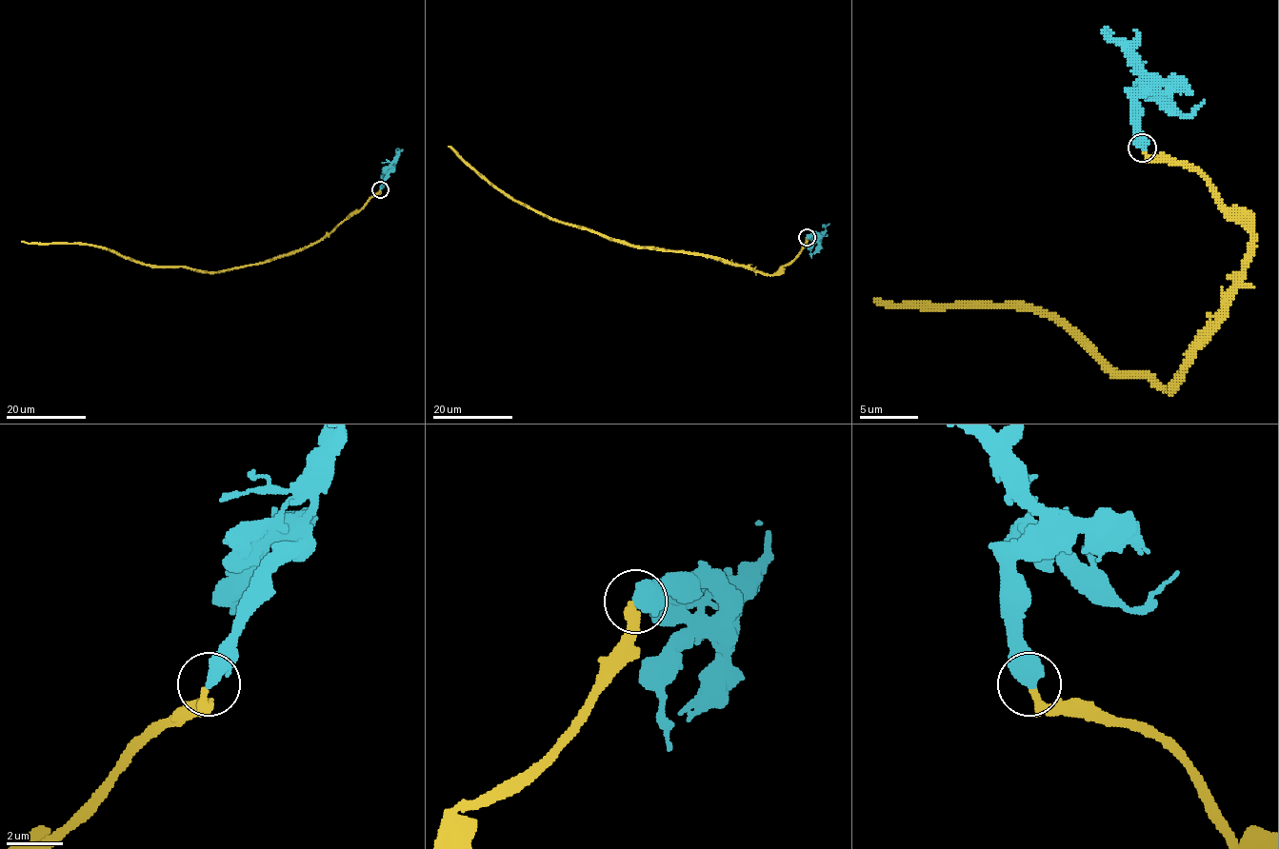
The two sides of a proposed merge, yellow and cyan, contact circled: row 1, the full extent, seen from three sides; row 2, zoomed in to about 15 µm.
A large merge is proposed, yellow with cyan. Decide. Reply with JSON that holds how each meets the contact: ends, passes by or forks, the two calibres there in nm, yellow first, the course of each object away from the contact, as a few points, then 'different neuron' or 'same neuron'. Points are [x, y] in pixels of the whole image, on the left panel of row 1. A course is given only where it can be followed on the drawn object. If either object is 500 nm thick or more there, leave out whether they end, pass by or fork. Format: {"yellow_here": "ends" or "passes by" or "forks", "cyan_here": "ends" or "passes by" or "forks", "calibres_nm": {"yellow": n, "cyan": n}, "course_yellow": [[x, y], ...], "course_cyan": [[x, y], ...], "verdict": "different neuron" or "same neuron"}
{"calibres_nm": {"yellow": 280, "cyan": 550}, "course_yellow": [[380, 190], [316, 242], [263, 262], [217, 271], [187, 266], [151, 266], [89, 245], [29, 244], [21, 241]], "course_cyan": [[380, 188], [391, 169], [390, 163], [399, 154], [398, 148]], "verdict": "same neuron"}

